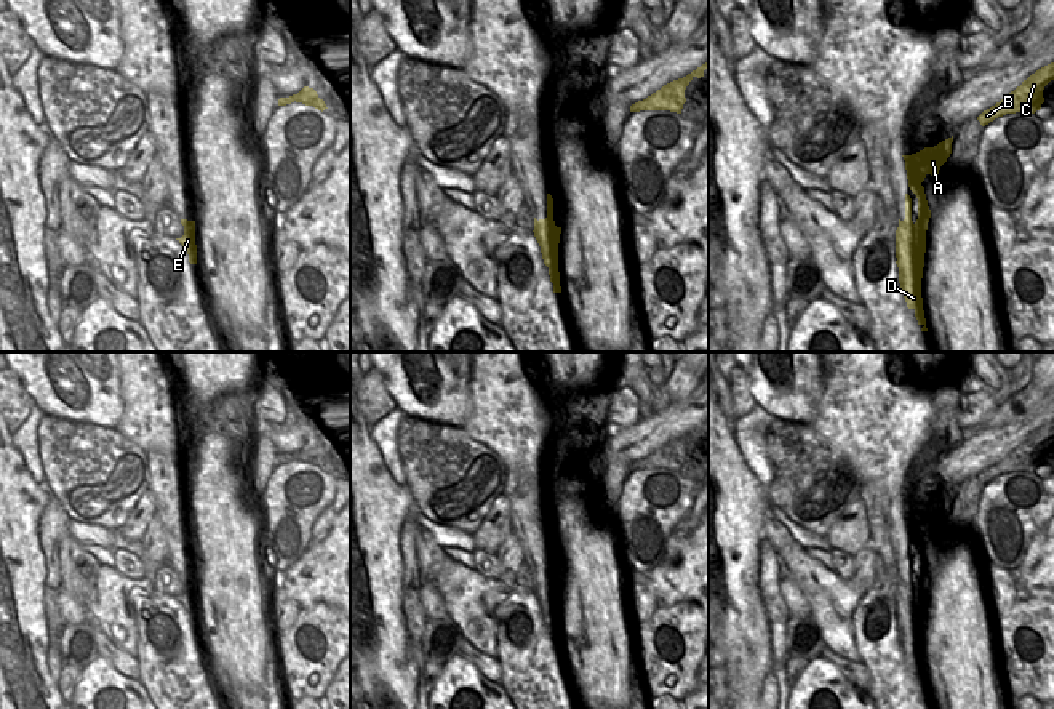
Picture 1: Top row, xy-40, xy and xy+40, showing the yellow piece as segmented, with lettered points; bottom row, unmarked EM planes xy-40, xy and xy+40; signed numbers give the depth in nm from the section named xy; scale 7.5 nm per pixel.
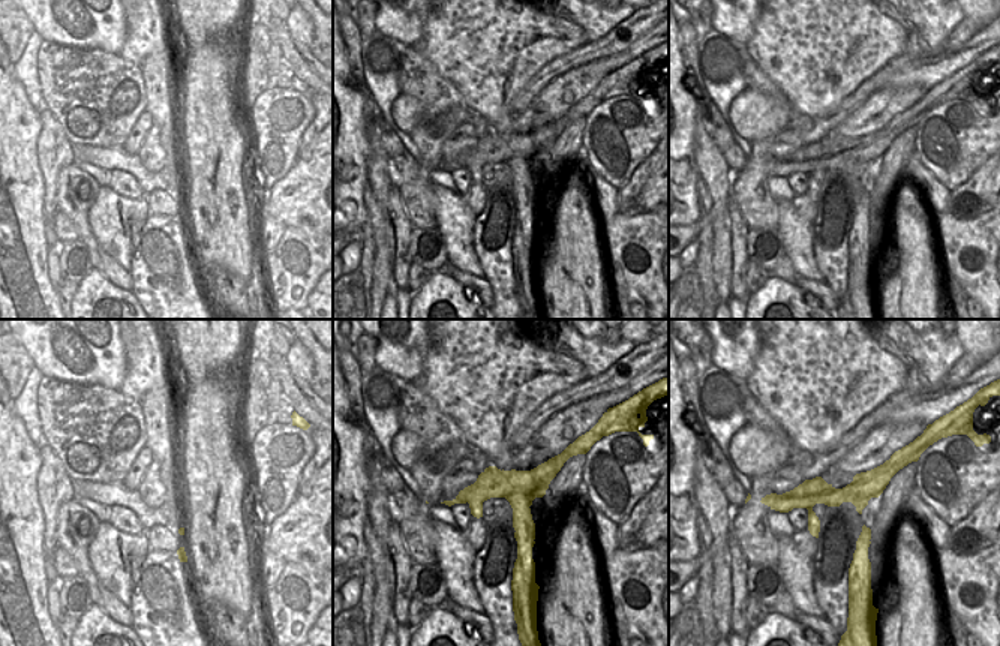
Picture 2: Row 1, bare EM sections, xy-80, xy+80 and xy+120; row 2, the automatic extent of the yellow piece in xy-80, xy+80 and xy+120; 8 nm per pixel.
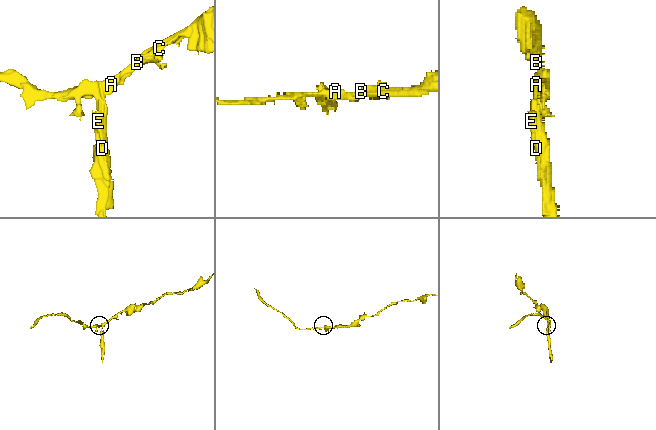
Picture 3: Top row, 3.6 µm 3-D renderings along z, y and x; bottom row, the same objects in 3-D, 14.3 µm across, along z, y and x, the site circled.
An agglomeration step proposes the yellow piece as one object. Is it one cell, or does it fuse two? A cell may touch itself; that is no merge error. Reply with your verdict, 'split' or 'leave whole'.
split

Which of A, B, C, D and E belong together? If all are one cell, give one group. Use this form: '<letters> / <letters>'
A B C E / D

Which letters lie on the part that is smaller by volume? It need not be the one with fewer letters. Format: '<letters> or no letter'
D

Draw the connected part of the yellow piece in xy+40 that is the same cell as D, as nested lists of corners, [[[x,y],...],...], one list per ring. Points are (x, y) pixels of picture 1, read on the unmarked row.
[[[920,589],[920,605],[908,607],[907,615],[904,618],[896,619],[899,626],[899,642],[902,647],[902,653],[905,656],[907,666],[915,669],[918,683],[923,685],[921,690],[928,690],[921,656],[924,611],[926,589]]]

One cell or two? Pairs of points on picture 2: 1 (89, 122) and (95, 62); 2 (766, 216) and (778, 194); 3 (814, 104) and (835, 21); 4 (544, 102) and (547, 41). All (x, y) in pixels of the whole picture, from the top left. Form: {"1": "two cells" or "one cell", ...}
{"1": "one cell", "2": "two cells", "3": "one cell", "4": "two cells"}

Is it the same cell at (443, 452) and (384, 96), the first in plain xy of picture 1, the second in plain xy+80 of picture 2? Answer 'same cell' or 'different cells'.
different cells

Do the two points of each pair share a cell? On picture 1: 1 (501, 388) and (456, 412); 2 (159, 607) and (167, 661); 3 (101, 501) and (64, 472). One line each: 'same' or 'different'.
1: different
2: same
3: same

